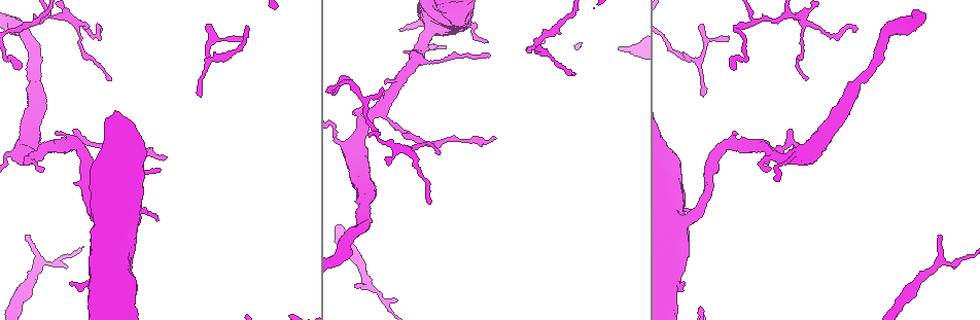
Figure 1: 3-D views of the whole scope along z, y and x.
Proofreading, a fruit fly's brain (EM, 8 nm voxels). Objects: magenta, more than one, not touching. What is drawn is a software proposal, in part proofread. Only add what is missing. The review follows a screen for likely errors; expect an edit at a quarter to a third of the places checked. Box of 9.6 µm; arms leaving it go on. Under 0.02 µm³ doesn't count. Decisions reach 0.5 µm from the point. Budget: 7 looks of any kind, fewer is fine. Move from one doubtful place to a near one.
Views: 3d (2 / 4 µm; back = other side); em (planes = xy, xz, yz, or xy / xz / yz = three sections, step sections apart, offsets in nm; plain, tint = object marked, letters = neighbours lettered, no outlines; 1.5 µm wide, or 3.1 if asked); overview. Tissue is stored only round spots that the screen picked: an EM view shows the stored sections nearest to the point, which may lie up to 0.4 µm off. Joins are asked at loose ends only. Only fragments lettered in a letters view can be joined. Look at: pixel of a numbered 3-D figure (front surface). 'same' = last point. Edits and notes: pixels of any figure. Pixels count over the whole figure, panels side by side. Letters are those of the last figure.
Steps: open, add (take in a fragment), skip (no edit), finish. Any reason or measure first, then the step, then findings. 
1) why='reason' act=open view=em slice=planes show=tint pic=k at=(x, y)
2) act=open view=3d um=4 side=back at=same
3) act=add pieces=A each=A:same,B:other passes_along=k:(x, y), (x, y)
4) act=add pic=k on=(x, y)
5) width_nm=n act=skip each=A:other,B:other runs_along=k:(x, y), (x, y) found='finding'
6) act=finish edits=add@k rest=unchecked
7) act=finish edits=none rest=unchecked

why='end of a long branch' act=open view=3d um=2 pic=1 at=(22, 66)

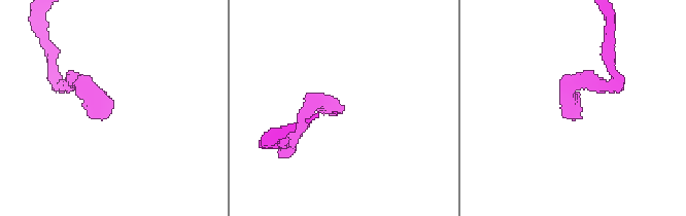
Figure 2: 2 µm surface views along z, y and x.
act=open view=em slice=planes show=letters pic=2 at=(574, 115)

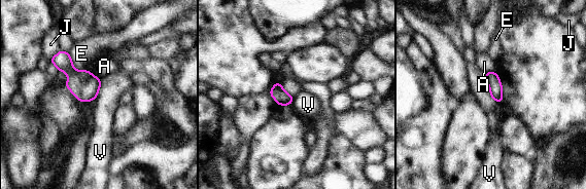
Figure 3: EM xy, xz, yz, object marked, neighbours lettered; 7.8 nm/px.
act=skip each=A:other,E:other,J:other,V:other found='none of them fits'

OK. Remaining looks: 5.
why='an open end' act=open view=3d um=4 pic=1 at=(438, 154)

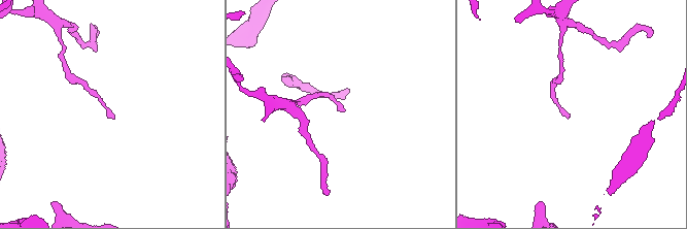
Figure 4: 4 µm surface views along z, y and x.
act=open view=em slice=yz step=8 show=letters pic=4 at=(567, 118)

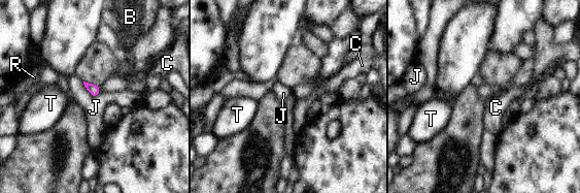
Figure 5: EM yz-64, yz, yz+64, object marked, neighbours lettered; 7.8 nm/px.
act=open view=em slice=planes show=letters at=same

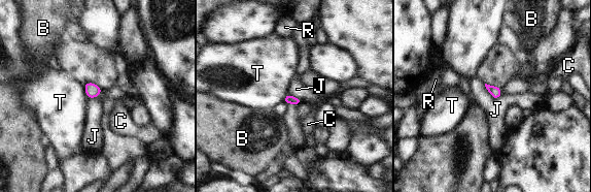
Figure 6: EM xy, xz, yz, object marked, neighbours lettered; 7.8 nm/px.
act=skip each=B:other,C:other,J:other,R:other,T:other border=6:(83, 85), (85, 95), (89, 98) found='no lettered fragment goes on from it'

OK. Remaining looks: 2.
act=open view=em slice=yz step=8 show=tint pic=1 at=(575, 74)

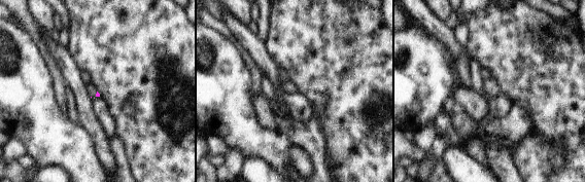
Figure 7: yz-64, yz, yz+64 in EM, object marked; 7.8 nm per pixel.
act=open view=em slice=planes show=letters at=same

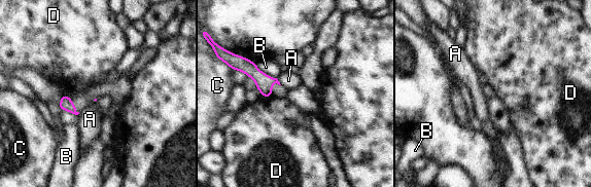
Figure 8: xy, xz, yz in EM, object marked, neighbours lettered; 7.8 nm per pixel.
act=skip each=A:other,B:other,C:other,D:other border=8:(263, 96), (271, 97) found='none of them fits'

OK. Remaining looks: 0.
act=finish edits=none rest=unchecked

